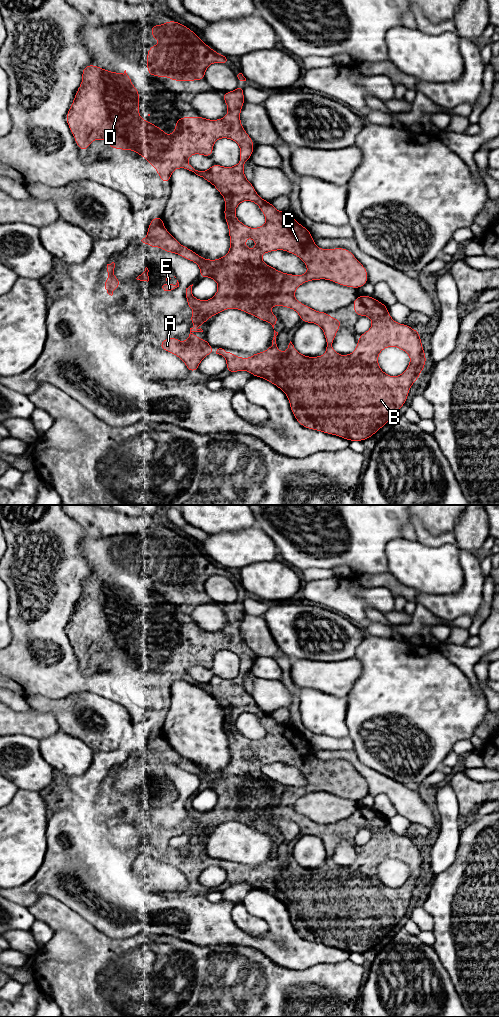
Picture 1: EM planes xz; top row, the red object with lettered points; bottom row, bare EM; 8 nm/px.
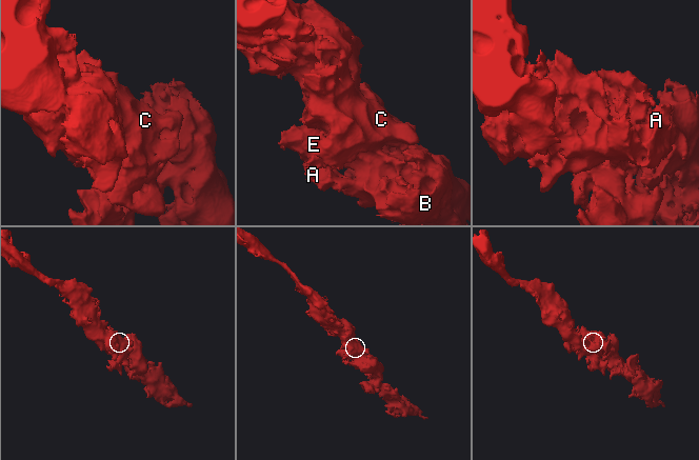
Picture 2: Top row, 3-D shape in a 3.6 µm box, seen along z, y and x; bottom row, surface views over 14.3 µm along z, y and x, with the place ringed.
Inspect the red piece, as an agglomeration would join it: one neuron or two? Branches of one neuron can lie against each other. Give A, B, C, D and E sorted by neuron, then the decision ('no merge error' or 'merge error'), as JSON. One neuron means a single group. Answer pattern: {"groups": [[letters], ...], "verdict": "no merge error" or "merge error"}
{"groups": [["A", "B", "C", "D", "E"]], "verdict": "no merge error"}

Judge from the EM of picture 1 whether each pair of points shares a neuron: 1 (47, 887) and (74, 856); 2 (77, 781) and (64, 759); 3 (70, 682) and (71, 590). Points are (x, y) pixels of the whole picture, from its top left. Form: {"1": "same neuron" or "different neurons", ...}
{"1": "same neuron", "2": "different neurons", "3": "same neuron"}

